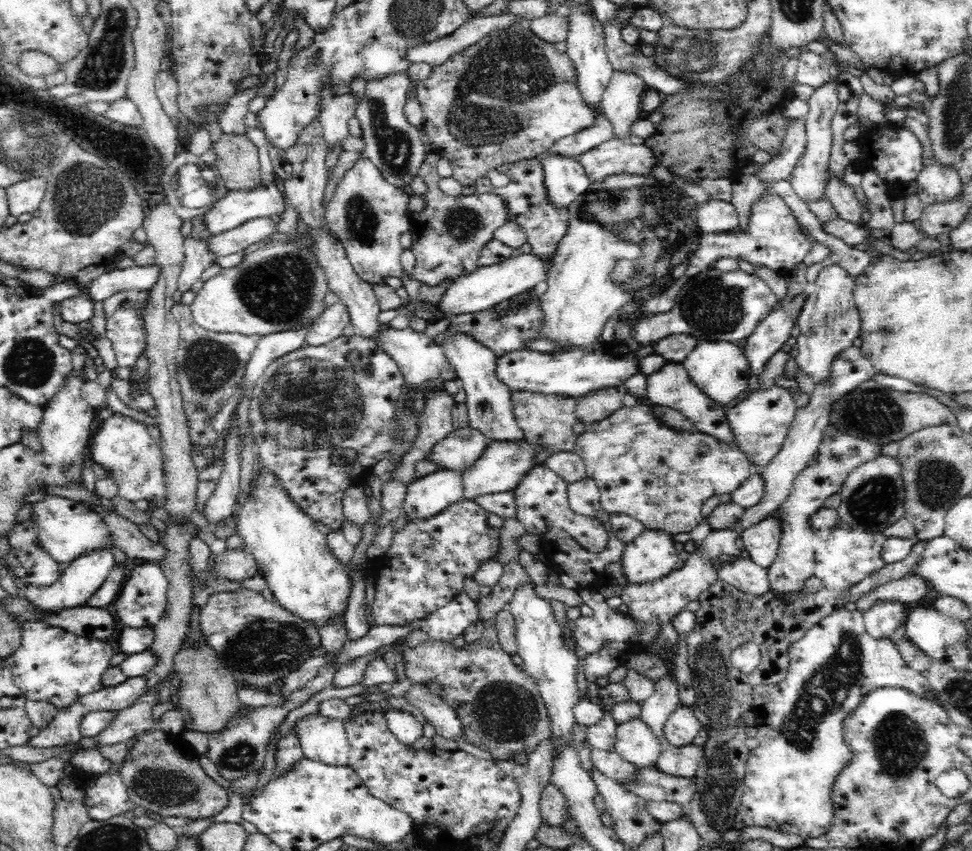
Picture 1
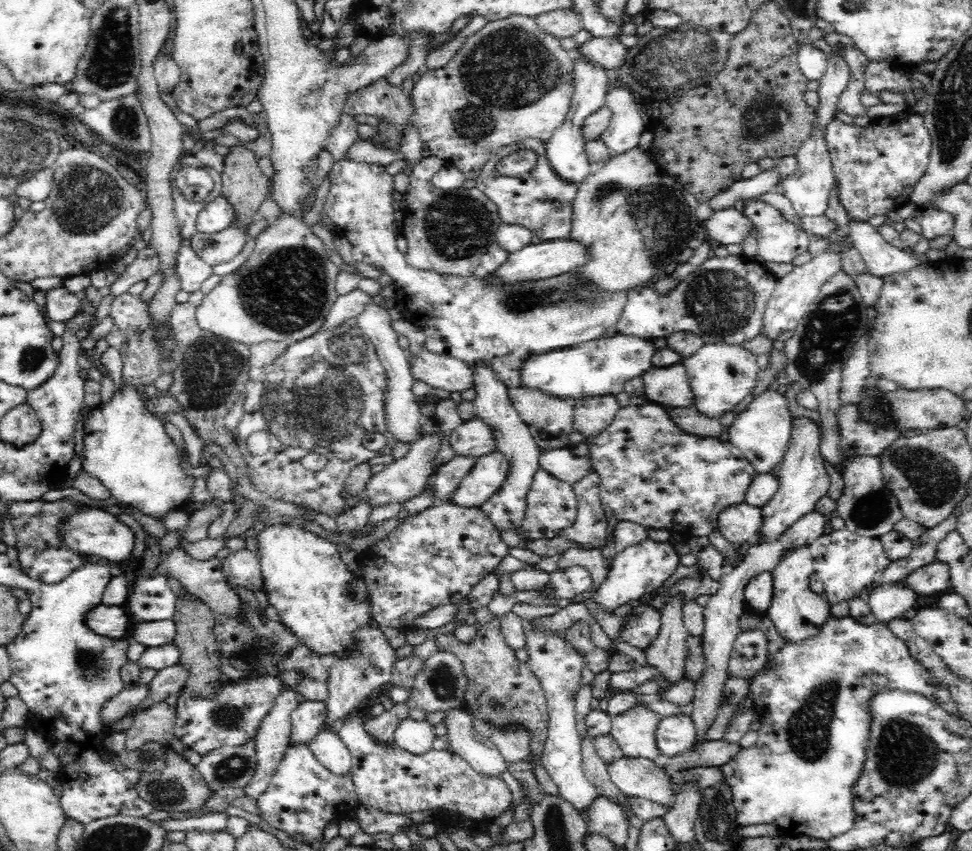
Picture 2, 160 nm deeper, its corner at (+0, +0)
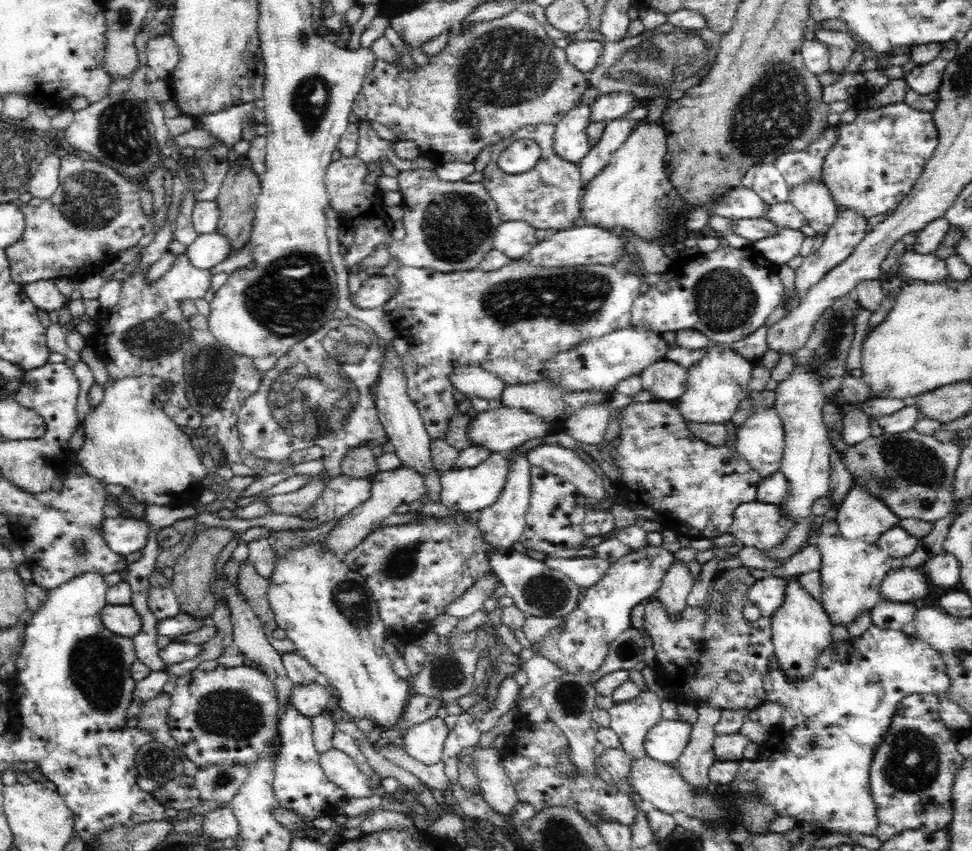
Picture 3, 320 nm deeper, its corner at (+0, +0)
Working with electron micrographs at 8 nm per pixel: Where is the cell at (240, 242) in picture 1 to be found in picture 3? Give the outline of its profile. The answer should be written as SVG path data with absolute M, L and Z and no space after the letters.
M214 232L198 235L196 240L190 246L187 246L185 255L190 259L194 268L210 270L210 268L220 264L230 256L230 249L228 238Z

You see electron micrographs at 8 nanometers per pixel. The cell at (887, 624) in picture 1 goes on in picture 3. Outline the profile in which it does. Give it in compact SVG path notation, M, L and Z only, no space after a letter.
M922 566L894 567L880 584L880 598L892 602L913 603L928 594L928 581Z

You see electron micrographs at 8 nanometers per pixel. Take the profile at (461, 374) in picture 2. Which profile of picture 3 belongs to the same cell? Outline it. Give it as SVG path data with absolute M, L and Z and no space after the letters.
M478 366L454 370L449 378L458 392L467 397L476 397L487 401L501 398L504 387L507 386L504 380Z

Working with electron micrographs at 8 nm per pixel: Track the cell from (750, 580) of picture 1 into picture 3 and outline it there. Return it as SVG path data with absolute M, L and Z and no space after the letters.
M766 573L750 586L748 600L760 609L762 617L771 618L784 602L784 594L786 579Z

